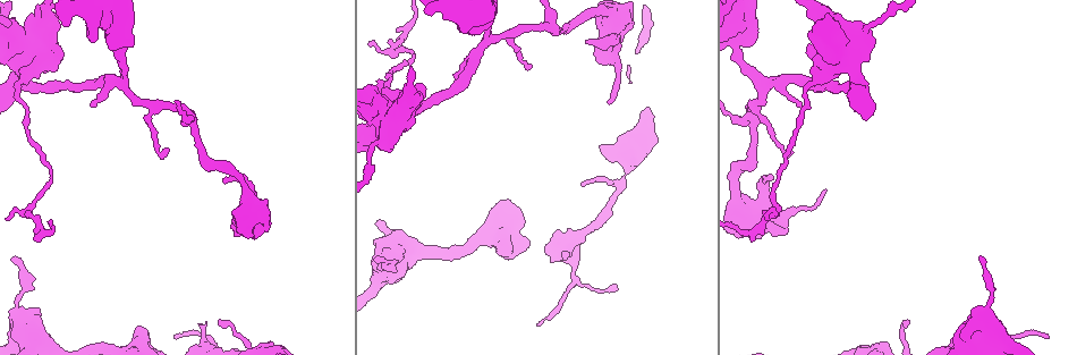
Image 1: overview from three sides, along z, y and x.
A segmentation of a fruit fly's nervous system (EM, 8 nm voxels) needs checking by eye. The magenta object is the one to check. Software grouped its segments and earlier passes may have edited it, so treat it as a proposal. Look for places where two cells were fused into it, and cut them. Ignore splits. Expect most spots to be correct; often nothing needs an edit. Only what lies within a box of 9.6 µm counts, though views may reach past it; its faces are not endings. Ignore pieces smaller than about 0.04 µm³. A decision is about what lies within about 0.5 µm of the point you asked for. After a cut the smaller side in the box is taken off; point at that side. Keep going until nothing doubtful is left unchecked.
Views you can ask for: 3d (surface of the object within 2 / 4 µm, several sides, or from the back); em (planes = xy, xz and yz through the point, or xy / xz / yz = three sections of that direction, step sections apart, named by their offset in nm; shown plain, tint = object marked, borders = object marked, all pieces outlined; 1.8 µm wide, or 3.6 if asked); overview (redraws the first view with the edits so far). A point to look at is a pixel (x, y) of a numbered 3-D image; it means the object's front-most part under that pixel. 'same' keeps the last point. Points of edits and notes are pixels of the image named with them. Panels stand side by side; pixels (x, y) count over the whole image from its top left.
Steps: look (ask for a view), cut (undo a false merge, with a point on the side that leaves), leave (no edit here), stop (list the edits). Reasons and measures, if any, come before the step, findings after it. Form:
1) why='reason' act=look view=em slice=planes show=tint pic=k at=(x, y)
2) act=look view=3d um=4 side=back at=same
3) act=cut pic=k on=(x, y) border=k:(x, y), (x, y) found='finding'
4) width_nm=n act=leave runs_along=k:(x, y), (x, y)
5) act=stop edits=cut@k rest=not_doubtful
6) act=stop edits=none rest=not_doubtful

why='abrupt turn' act=look view=em slice=planes show=tint pic=1 at=(393, 52)

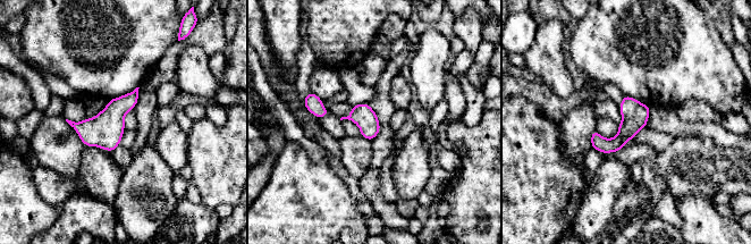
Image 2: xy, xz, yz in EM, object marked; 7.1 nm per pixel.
act=leave found='one cell here'

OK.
why='abrupt turn' act=look view=em slice=planes show=tint pic=1 at=(617, 20)

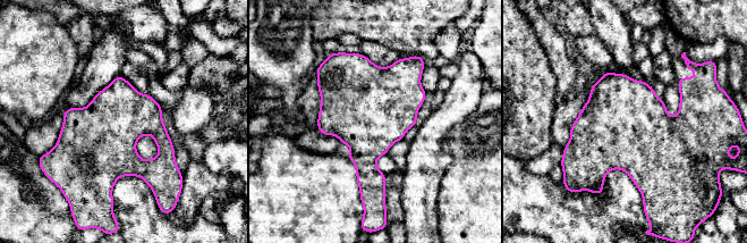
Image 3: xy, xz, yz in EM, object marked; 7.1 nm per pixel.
width_nm=460 act=leave found='continuous, no second cell'

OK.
act=look view=em um=3.6 slice=planes show=tint pic=1 at=(408, 98)

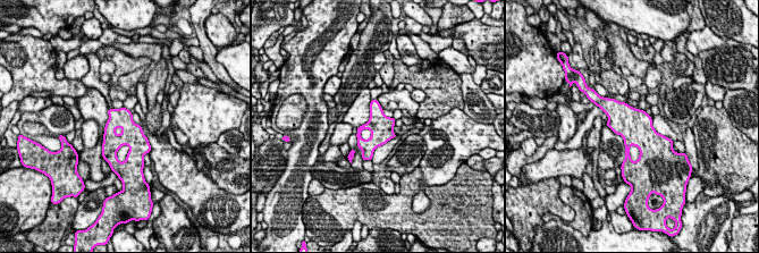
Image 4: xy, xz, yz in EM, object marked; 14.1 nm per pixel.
act=leave found='continuous, no second cell'

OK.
why='calibre changes' act=look view=em slice=planes show=tint pic=1 at=(735, 53)

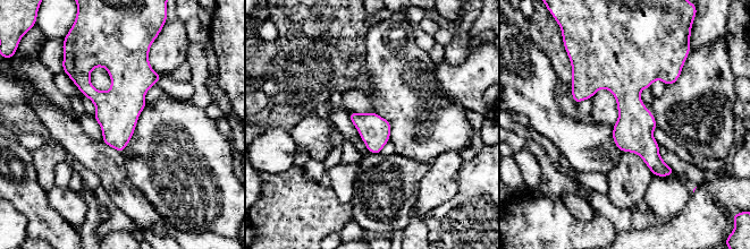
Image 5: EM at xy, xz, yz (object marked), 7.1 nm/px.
act=leave runs_along=5:(621, 56), (634, 135), (666, 173) found='continuous, no second cell'

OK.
why='three-way junction' act=look view=em slice=xy step=16 show=tint pic=1 at=(551, 28)

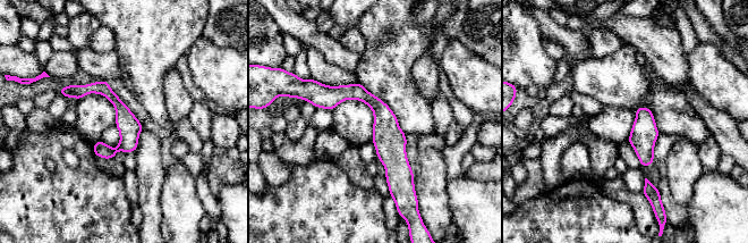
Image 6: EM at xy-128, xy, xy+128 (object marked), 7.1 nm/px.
act=look view=em slice=xz step=16 show=tint at=same

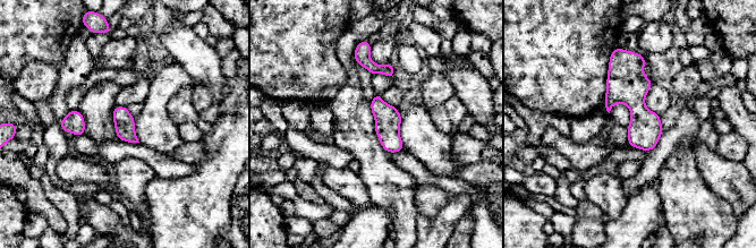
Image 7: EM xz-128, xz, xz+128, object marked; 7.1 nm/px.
act=leave found='one cell here'

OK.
act=stop edits=none rest=not_doubtful

